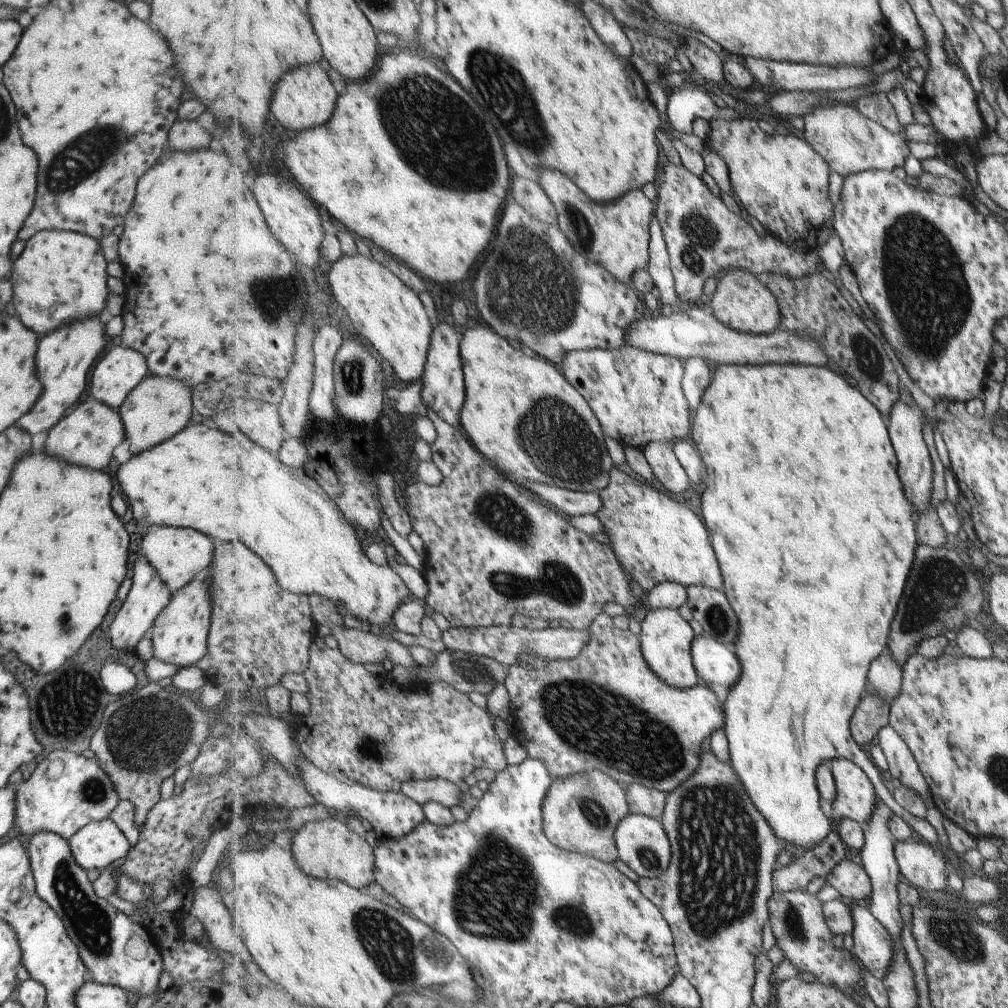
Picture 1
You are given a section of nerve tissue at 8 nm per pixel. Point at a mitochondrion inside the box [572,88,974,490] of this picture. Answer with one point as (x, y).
(699, 234)

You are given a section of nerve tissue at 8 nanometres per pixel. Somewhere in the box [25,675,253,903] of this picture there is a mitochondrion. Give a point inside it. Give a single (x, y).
(148, 733)

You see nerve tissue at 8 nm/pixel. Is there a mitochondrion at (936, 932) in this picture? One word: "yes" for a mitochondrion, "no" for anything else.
yes

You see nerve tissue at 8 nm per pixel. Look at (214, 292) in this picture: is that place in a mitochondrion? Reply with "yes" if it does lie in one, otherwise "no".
no

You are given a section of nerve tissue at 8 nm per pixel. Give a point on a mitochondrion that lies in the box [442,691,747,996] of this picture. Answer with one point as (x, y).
(490, 902)

